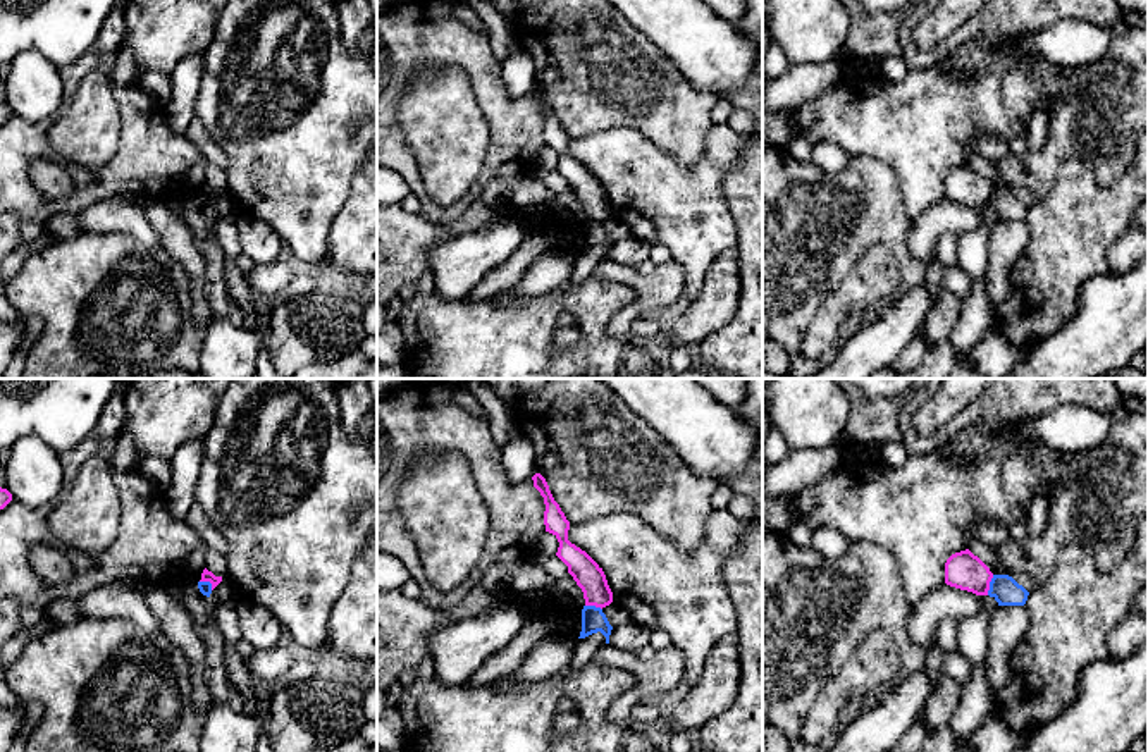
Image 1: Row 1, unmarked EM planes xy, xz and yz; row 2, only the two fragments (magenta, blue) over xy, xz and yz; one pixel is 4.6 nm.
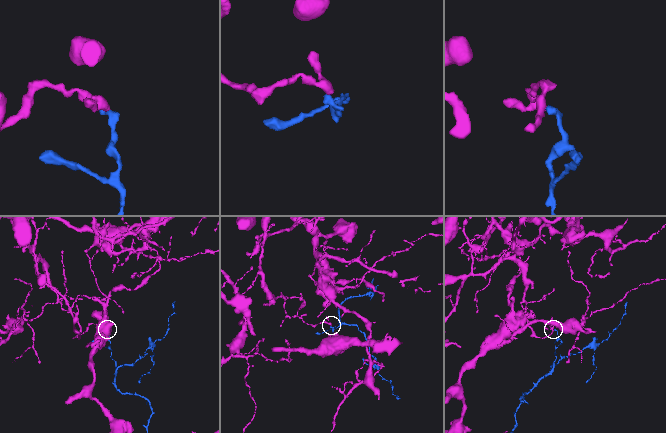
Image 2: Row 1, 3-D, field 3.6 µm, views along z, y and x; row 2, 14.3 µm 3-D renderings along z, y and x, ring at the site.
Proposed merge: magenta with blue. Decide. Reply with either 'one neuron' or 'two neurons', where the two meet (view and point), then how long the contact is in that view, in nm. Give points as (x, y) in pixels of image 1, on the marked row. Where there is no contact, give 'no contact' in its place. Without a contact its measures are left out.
two neurons | yz (988, 585) | 100 nm

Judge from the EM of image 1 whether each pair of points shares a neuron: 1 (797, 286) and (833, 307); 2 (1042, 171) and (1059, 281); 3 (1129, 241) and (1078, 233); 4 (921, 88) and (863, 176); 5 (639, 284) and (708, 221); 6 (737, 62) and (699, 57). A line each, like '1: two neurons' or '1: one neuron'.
1: two neurons
2: two neurons
3: two neurons
4: two neurons
5: two neurons
6: one neuron

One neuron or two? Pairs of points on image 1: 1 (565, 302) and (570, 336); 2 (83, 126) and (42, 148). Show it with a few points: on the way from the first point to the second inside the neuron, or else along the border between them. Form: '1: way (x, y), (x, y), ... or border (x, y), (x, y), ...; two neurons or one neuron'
1: border (580, 329), (568, 346), (551, 339); two neurons
2: border (52, 123), (50, 147), (61, 157), (86, 164); two neurons

